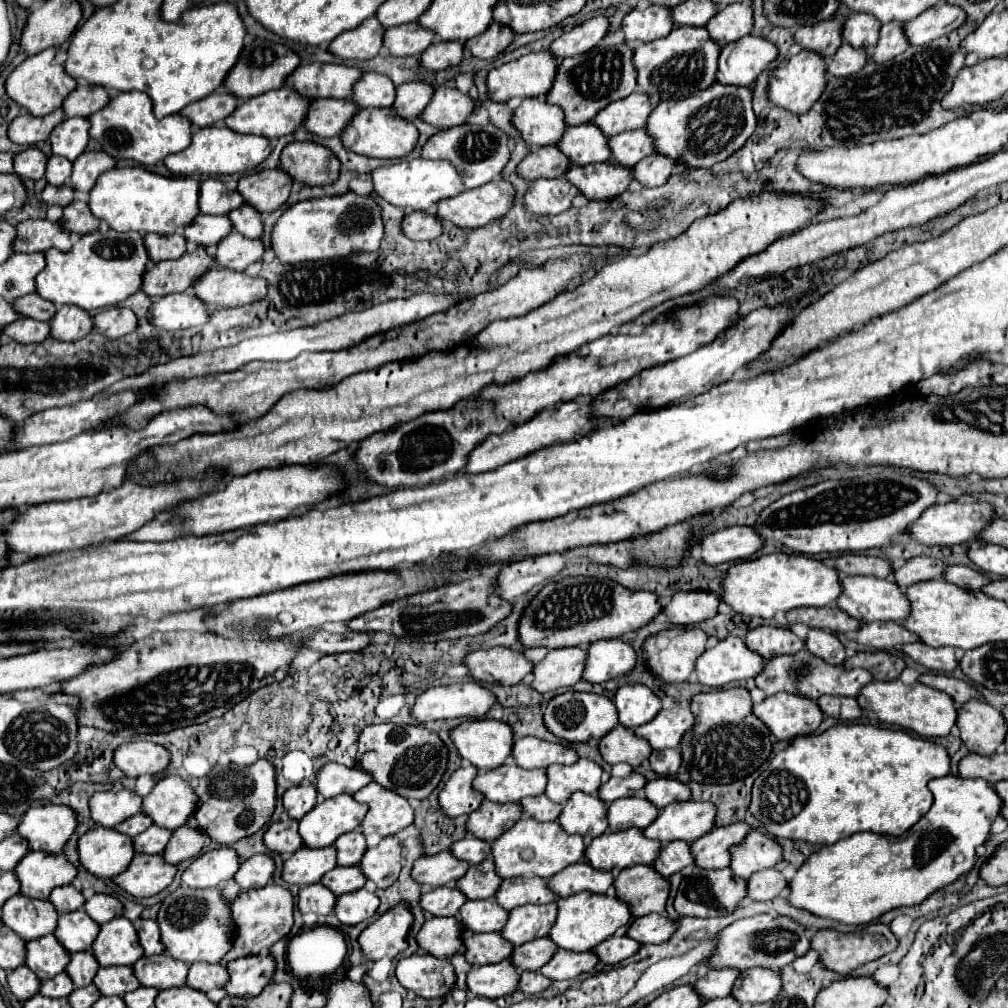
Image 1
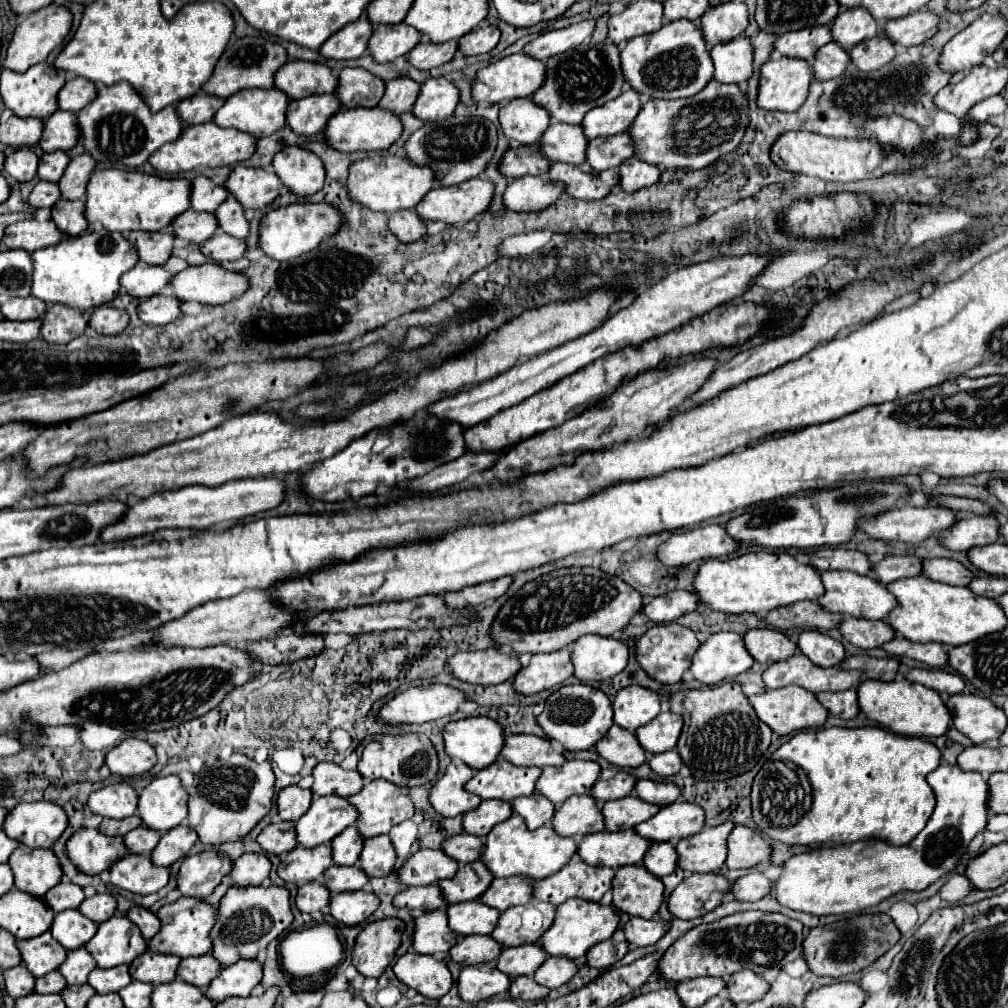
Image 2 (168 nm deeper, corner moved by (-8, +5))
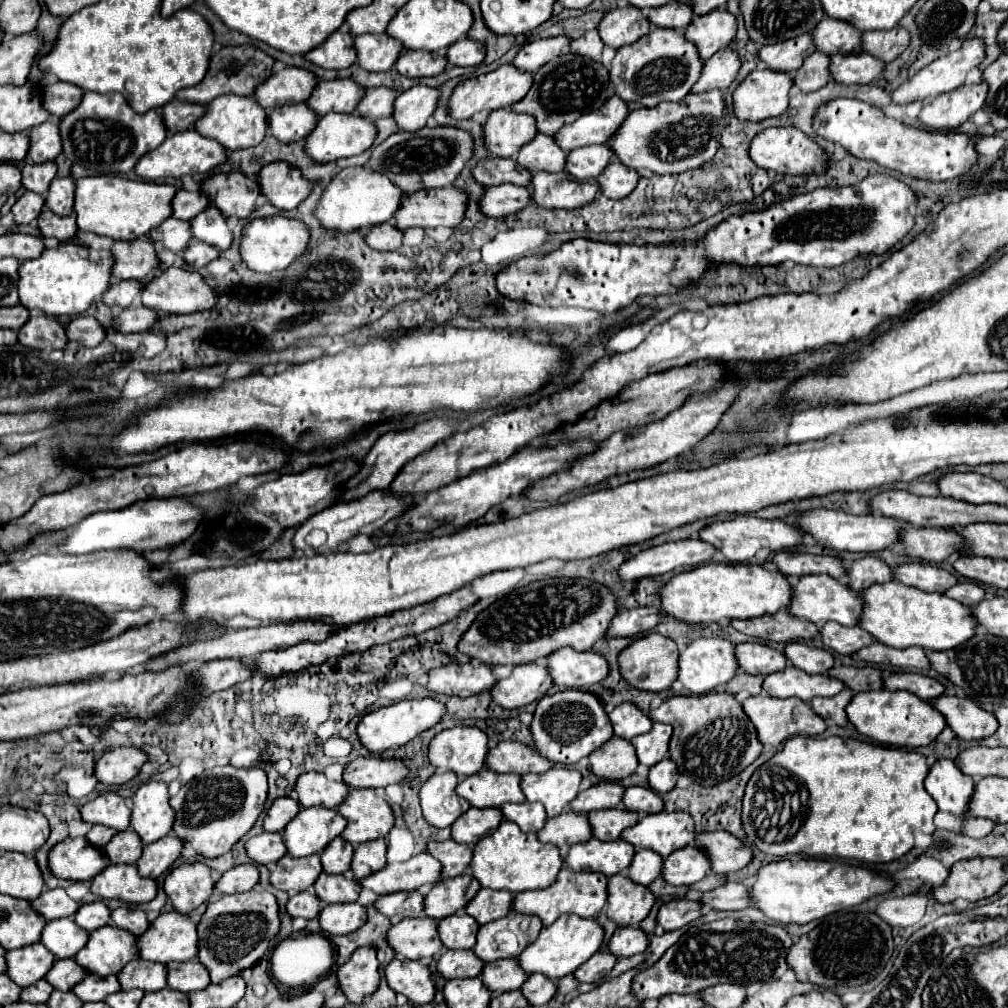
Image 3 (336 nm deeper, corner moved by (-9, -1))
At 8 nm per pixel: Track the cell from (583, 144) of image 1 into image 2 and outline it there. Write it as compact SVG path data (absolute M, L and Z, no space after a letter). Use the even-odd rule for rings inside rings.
M551 123L539 139L539 153L551 163L563 161L579 165L585 161L585 143L587 139L581 133L581 125Z

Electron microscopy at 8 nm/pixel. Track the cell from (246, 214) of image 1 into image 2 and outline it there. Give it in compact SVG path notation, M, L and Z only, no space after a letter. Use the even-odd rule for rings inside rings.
M227 197L217 209L215 209L215 219L219 229L223 229L227 235L237 237L237 239L245 239L249 233L249 221L245 221L243 217L243 209L241 205L237 205L237 201L233 201L233 197Z

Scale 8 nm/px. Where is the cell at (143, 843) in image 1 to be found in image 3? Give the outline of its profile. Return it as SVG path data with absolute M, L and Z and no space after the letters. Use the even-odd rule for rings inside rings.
M126 829L112 837L112 841L104 847L104 853L108 855L110 863L138 863L142 849L144 843L138 839L138 833L134 829Z

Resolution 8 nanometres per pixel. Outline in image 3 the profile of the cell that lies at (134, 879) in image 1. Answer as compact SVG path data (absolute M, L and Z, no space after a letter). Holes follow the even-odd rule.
M110 865L92 879L94 895L122 899L126 903L148 903L158 893L158 883L138 875L136 865Z

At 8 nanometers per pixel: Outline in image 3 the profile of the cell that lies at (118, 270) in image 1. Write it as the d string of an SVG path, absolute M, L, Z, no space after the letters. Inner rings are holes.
M72 241L62 243L56 249L44 249L44 253L38 259L24 261L18 269L20 303L28 307L30 317L40 313L54 317L74 317L78 313L84 313L94 305L96 299L100 299L110 289L112 265L114 255L110 251L96 251Z

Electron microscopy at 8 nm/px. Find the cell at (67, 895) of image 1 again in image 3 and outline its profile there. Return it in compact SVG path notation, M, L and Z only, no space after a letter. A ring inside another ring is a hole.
M50 889L50 891L44 891L32 903L32 907L46 921L54 921L54 919L62 919L62 917L72 917L78 911L80 903L76 903L74 899L70 899L64 889Z

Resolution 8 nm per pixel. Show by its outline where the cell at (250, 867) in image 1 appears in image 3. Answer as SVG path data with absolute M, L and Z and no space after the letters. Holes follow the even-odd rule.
M244 863L244 865L238 865L238 867L226 871L218 879L216 889L224 895L244 893L244 891L250 891L258 883L258 877L260 877L258 867L254 863Z

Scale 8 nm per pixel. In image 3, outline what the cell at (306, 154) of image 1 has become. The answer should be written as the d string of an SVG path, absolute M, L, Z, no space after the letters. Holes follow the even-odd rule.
M274 161L264 165L256 181L260 183L262 195L282 211L298 207L310 195L310 181L298 175L290 163Z

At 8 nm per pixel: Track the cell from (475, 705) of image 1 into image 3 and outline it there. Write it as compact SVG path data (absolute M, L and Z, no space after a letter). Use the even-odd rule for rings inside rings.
M422 697L422 699L408 699L408 701L398 701L388 707L382 707L378 711L372 711L362 717L358 723L358 737L364 747L368 747L374 753L382 753L386 749L398 749L412 741L416 735L422 731L434 727L436 723L442 721L442 715L446 713L444 703L436 701L434 697Z

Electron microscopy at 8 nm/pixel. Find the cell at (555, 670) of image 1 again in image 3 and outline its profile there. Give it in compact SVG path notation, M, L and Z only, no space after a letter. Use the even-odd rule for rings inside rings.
M528 663L528 665L516 665L512 675L498 681L490 689L490 693L494 703L498 703L500 707L516 709L542 699L550 687L552 683L546 665Z

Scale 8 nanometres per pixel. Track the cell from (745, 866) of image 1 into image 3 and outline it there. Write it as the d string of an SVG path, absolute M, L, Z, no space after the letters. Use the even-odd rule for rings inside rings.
M728 831L696 835L696 845L700 845L710 855L712 871L718 875L740 871L752 861L752 847Z

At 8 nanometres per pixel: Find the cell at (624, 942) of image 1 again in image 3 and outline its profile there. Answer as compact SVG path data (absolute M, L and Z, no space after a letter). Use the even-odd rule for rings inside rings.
M598 951L598 955L592 955L578 971L574 971L574 977L584 983L600 983L616 965L616 957L610 955L610 951Z

